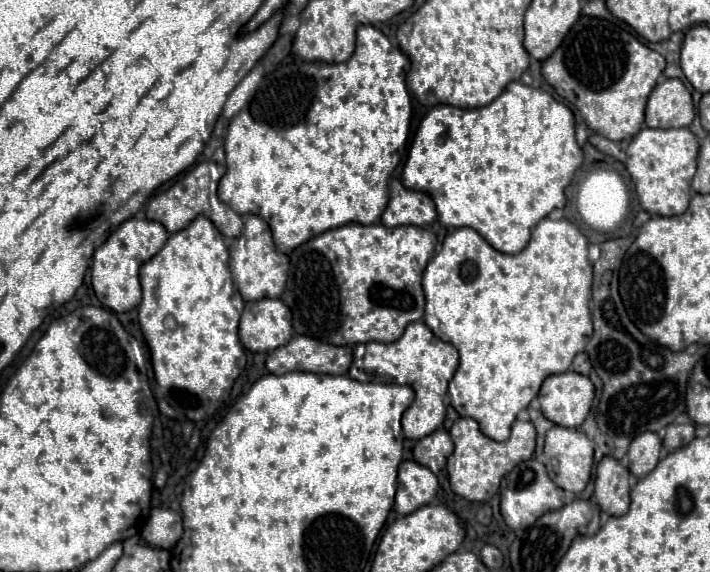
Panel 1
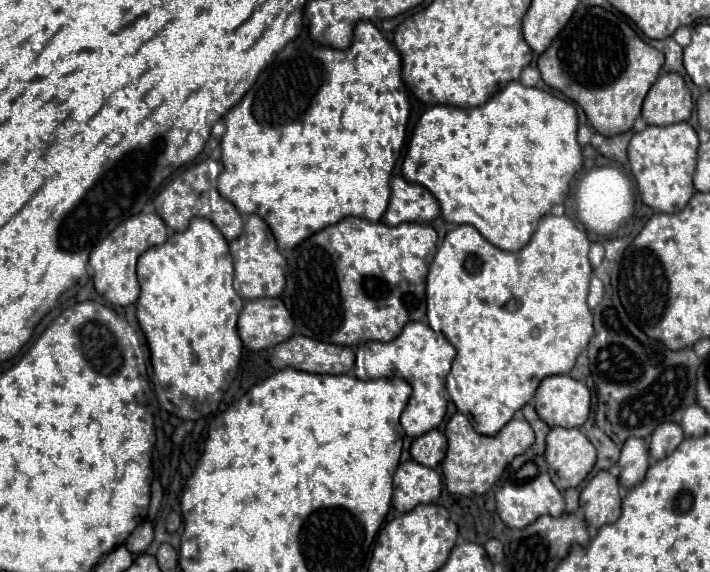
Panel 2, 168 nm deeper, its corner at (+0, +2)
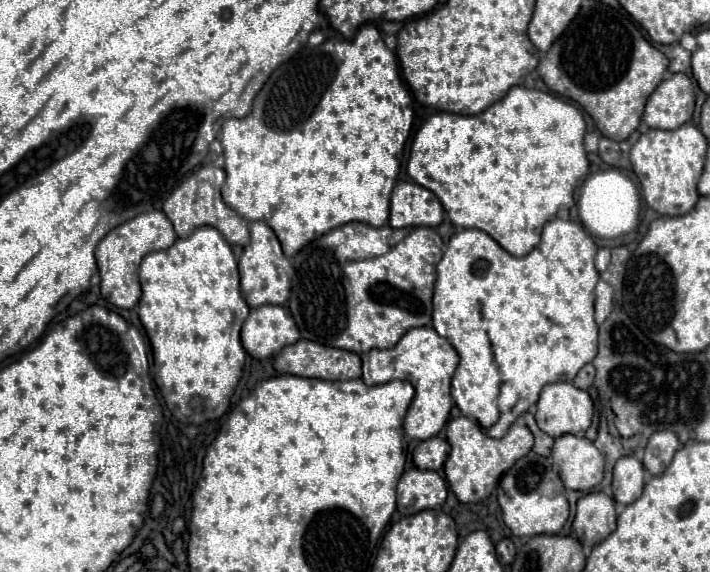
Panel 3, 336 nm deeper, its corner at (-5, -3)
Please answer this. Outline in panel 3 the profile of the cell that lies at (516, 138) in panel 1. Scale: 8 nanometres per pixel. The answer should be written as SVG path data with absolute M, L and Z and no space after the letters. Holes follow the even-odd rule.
M512 87L508 95L478 115L434 113L416 133L410 149L408 175L430 189L446 205L446 213L456 227L474 227L488 233L502 249L524 257L540 243L542 227L558 209L574 205L574 187L584 179L590 162L584 151L586 123L582 113L538 89Z

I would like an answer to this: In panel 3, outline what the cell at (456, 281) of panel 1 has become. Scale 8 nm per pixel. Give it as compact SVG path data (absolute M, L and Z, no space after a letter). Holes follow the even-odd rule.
M552 219L544 225L542 231L542 241L540 245L530 251L526 257L514 257L510 253L506 253L488 233L480 231L480 229L462 229L458 233L452 235L446 253L442 255L440 263L436 265L436 282L433 293L433 313L432 324L436 332L446 338L452 347L458 351L460 355L460 363L458 369L452 377L452 399L456 401L458 409L462 411L464 417L476 421L486 435L500 439L506 435L506 431L510 429L510 425L518 419L518 415L526 413L530 409L530 405L534 405L538 401L538 395L542 391L544 385L548 383L556 383L556 381L572 381L576 377L576 373L590 363L596 357L596 347L598 347L598 325L594 321L594 287L600 279L598 271L594 269L594 255L596 255L598 247L592 241L592 237L584 231L582 225L574 223L574 221L564 221L564 219Z

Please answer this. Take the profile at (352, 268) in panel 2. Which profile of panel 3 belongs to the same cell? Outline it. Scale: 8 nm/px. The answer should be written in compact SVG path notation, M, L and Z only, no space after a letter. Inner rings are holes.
M346 223L320 239L308 243L294 259L296 269L288 309L304 339L354 353L370 349L390 349L412 327L432 325L432 289L436 265L442 257L442 239L432 227L392 229L370 227L366 223Z

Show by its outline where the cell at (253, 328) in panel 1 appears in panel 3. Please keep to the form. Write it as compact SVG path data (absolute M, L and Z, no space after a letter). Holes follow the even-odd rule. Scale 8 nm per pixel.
M262 305L250 311L242 325L242 345L254 359L266 359L300 339L290 311L280 305Z

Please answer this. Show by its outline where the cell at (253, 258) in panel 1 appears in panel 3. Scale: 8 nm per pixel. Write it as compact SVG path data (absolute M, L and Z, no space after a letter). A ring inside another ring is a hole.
M256 221L250 225L250 243L242 249L242 255L238 259L238 270L242 297L250 307L260 307L266 303L284 305L288 301L294 267L284 257L274 231L264 221Z

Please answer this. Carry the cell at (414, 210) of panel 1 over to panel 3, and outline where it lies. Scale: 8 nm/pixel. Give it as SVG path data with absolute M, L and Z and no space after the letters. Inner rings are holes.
M400 181L394 187L390 201L392 227L410 227L410 225L438 227L442 219L444 219L442 203L426 187L412 181Z

